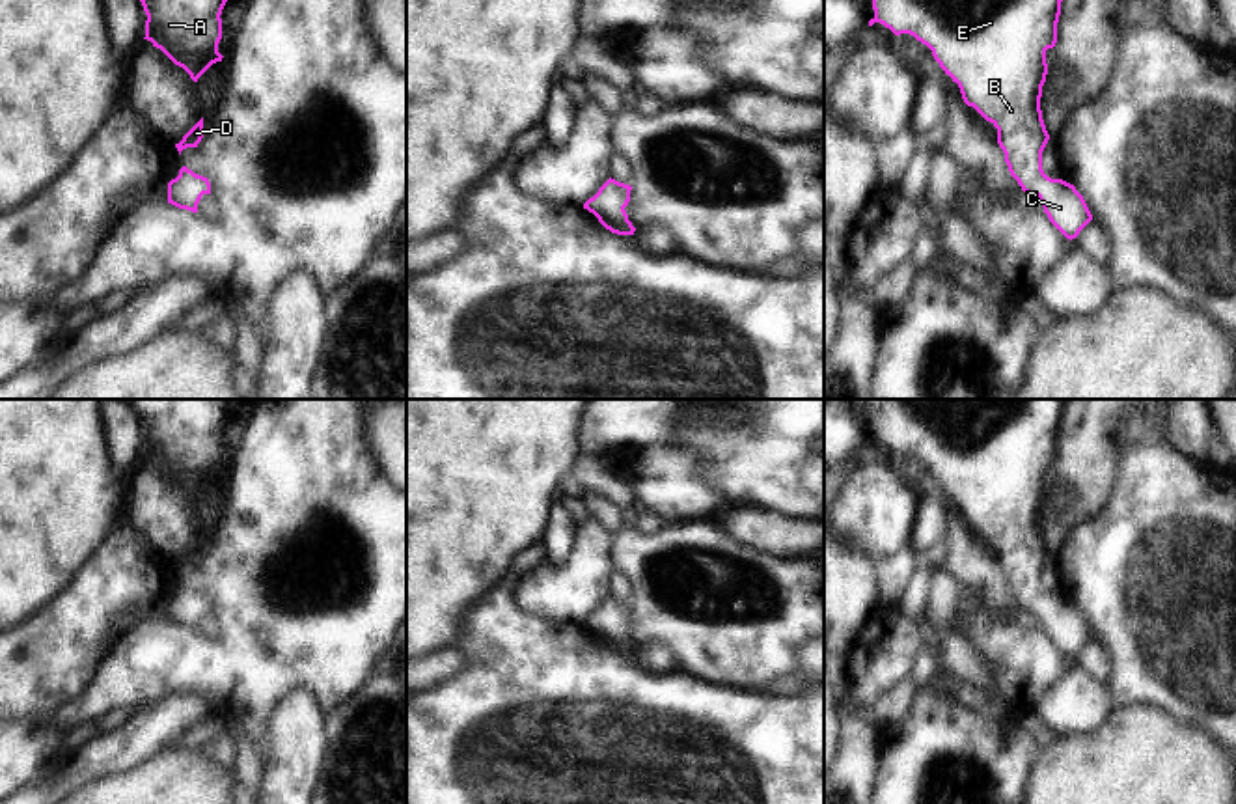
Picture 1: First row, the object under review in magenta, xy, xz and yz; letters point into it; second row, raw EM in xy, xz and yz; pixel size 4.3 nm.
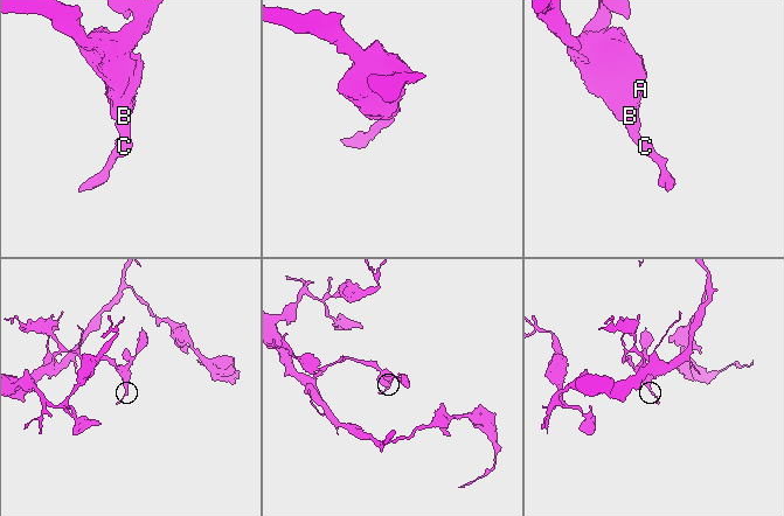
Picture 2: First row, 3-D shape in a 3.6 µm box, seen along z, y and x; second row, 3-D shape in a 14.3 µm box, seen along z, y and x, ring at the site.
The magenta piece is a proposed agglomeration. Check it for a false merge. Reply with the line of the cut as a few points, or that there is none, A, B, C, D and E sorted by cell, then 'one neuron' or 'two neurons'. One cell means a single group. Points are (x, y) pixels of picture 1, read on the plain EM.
cut none; groups A B C D E; one neuron

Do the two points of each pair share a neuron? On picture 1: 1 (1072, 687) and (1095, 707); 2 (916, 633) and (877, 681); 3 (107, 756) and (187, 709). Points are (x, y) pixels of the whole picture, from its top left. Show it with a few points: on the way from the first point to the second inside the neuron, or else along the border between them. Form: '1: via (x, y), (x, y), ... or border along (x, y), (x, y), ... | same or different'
1: via (1078, 693), (1089, 704) | same
2: via (905, 644), (878, 670) | same
3: via (127, 745), (166, 719) | same

